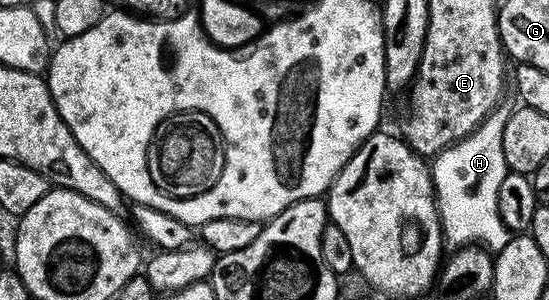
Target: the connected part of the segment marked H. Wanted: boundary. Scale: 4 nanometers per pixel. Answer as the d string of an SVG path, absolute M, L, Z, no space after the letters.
M499 103L467 137L433 158L434 199L447 246L480 245L497 251L511 239L510 230L504 227L498 214L496 199L496 191L500 191L500 182L508 171L504 159L504 123L508 123L511 112L511 106Z

